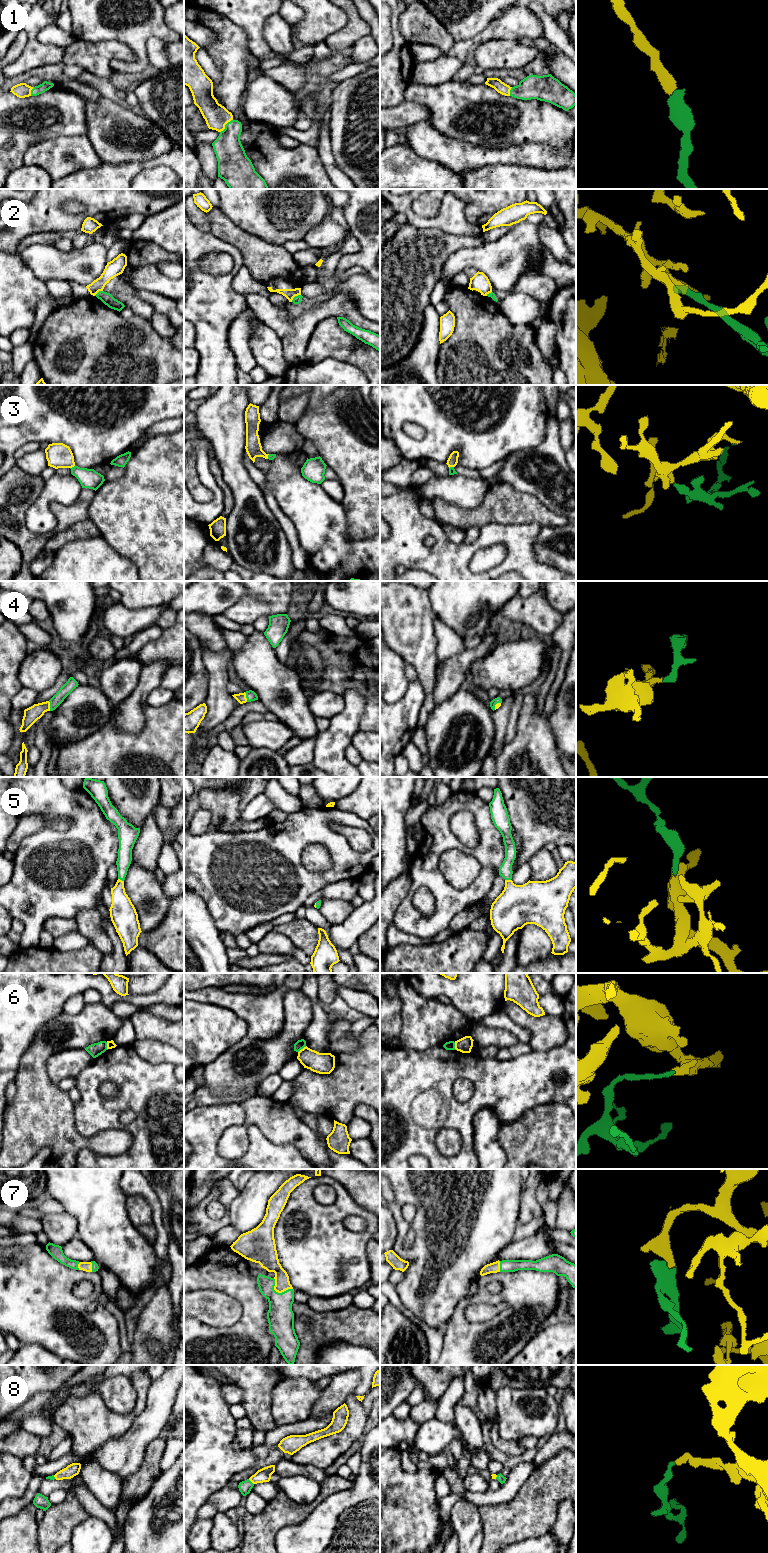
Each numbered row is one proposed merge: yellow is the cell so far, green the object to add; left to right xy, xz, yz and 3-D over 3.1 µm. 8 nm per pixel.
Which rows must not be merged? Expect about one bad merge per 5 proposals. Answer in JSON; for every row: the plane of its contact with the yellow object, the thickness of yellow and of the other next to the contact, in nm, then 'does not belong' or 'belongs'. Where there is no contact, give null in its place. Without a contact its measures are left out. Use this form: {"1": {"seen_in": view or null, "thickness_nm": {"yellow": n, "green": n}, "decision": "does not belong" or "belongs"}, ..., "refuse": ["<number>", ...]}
{"1": {"seen_in": "xz", "thickness_nm": {"yellow": 190, "green": 240}, "decision": "belongs"}, "2": {"seen_in": "xz", "thickness_nm": {"yellow": 80, "green": 60}, "decision": "does not belong"}, "3": {"seen_in": "xy", "thickness_nm": {"yellow": 200, "green": 160}, "decision": "belongs"}, "4": {"seen_in": "xy", "thickness_nm": {"yellow": 120, "green": 90}, "decision": "belongs"}, "5": {"seen_in": "xy", "thickness_nm": {"yellow": 200, "green": 120}, "decision": "belongs"}, "6": {"seen_in": "xz", "thickness_nm": {"yellow": 180, "green": 80}, "decision": "does not belong"}, "7": {"seen_in": "xz", "thickness_nm": {"yellow": 140, "green": 220}, "decision": "belongs"}, "8": {"seen_in": "xz", "thickness_nm": {"yellow": 110, "green": 100}, "decision": "belongs"}, "refuse": ["2", "6"]}

